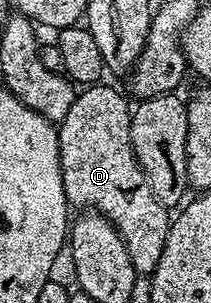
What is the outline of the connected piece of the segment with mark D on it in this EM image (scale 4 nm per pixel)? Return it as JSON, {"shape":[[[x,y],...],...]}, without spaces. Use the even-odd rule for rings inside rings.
{"shape":[[[99,82],[83,87],[77,93],[72,102],[72,110],[68,110],[68,114],[57,125],[58,129],[58,149],[60,150],[60,170],[62,171],[62,181],[64,182],[64,194],[66,195],[67,205],[82,208],[87,204],[87,209],[93,210],[97,215],[104,217],[105,220],[110,220],[112,226],[120,234],[120,238],[124,242],[124,246],[128,250],[128,258],[132,258],[132,266],[135,273],[150,274],[153,273],[156,262],[160,262],[160,254],[164,250],[164,242],[166,235],[170,229],[171,213],[162,205],[159,200],[152,194],[152,186],[148,186],[148,178],[144,174],[144,170],[140,166],[140,162],[136,158],[136,154],[132,150],[132,138],[130,137],[130,113],[131,105],[126,105],[126,100],[114,88],[109,88],[106,82]]]}

